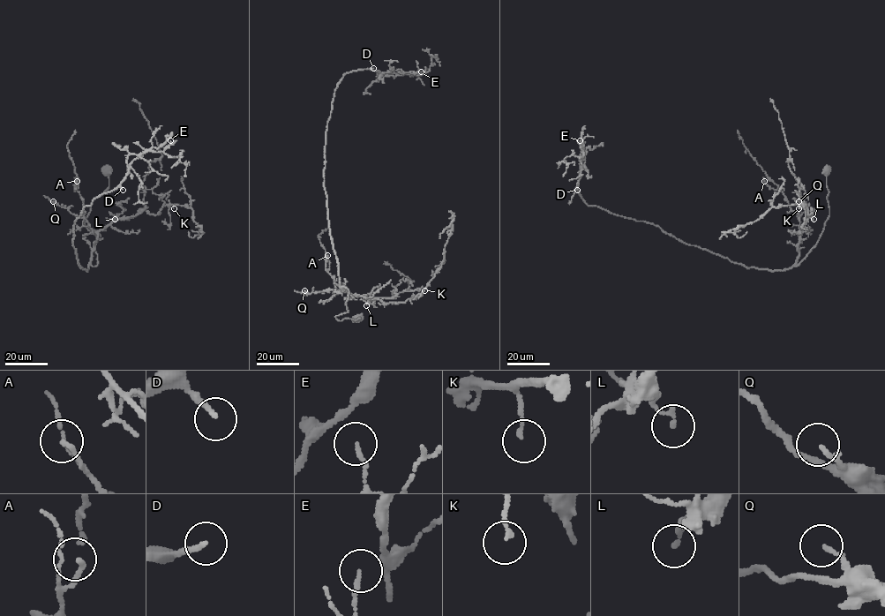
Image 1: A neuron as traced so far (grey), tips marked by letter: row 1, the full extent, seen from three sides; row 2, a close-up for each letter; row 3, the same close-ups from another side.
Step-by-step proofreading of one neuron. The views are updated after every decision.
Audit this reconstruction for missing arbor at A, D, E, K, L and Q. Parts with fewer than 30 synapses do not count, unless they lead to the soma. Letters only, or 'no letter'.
D

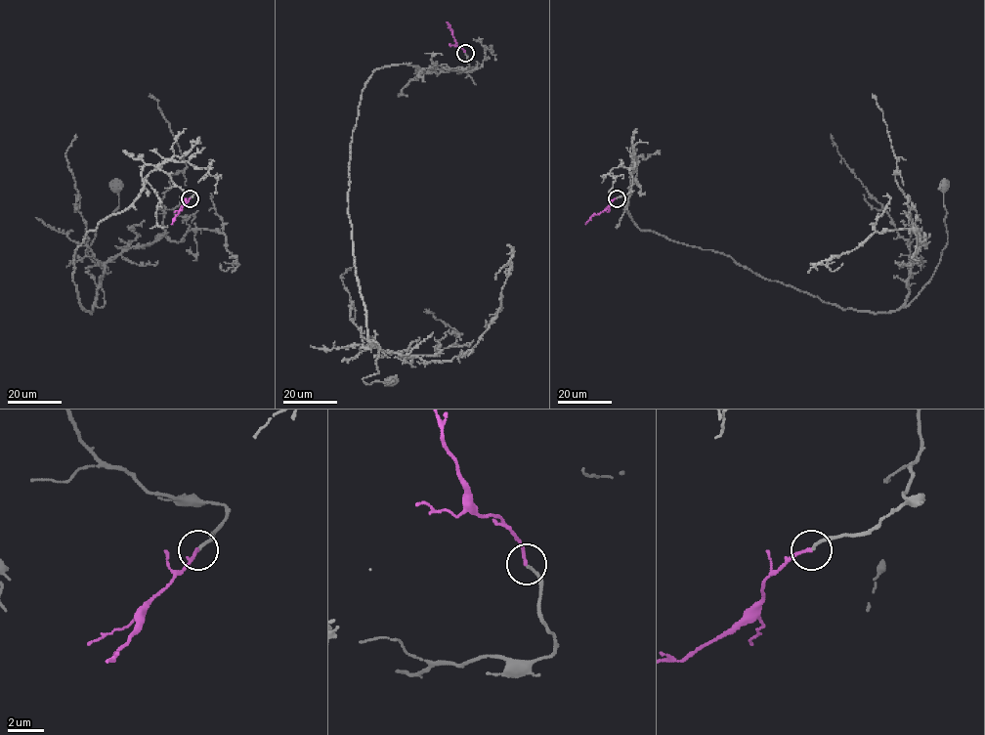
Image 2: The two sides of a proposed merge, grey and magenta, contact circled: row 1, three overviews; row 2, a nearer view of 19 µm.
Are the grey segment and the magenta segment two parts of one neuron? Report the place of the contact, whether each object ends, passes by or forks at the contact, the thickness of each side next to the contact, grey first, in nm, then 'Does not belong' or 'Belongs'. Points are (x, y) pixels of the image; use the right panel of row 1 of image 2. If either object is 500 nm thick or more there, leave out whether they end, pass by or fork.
Place: (617, 198). At the ring grey ends. At the ring magenta ends. Thickness 150 nm (grey) against 160 nm. Belongs

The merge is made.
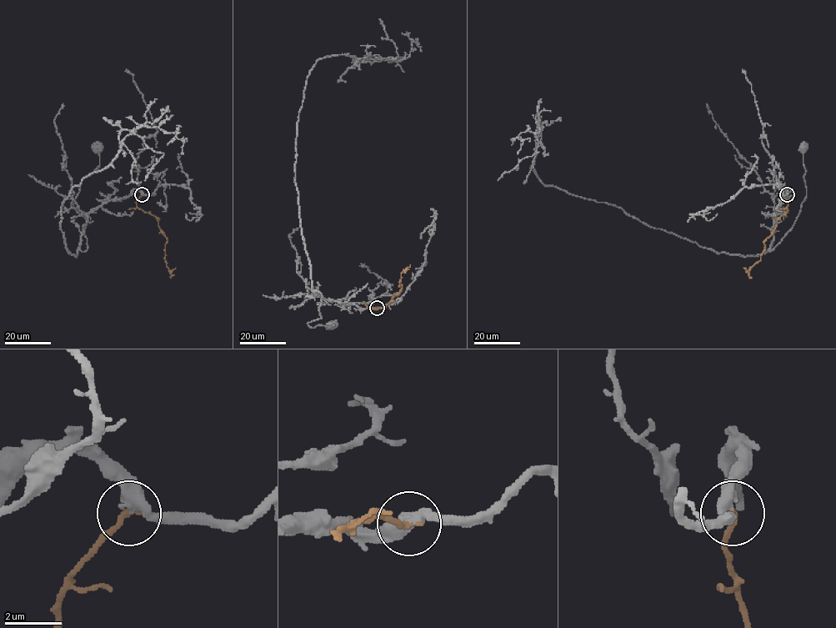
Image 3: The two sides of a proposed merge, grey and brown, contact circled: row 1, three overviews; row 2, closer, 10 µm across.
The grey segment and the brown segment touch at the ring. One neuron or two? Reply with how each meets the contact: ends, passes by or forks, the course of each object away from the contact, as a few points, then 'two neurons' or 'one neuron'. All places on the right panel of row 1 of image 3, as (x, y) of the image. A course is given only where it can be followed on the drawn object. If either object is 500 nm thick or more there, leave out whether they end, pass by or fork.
grey passes by | brown ends | grey via (787, 194), (787, 190), (788, 197), (779, 203), (772, 229), (770, 251), (791, 228), (806, 196), (804, 146) | brown via (787, 194), (787, 212), (777, 219), (773, 233), (764, 242), (760, 260), (748, 271), (752, 278) | one neuron

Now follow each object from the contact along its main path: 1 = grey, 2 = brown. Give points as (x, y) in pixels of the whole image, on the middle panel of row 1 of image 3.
1: (376, 308), (326, 300), (315, 291), (322, 295), (321, 317), (307, 324), (332, 326)
2: (376, 308), (385, 305), (397, 293), (402, 288), (399, 285), (401, 273), (404, 270), (406, 273)

